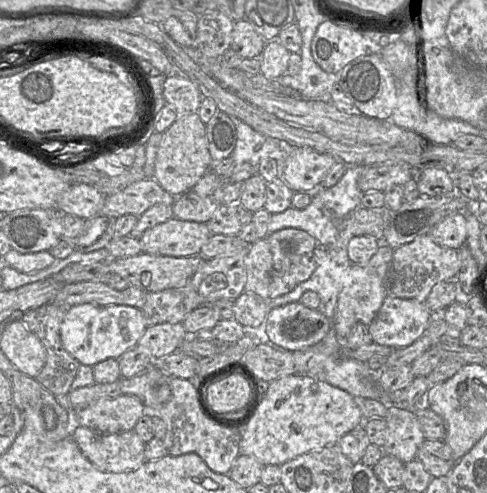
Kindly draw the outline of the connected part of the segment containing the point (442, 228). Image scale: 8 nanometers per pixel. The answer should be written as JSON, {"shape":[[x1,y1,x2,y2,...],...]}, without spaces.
{"shape":[[454,213,441,220,430,232,429,236,439,245,460,249,467,239,467,214]]}

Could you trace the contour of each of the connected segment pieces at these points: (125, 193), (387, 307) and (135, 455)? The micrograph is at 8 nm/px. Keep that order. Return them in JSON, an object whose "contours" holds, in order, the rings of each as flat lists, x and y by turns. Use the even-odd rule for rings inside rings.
{"contours":[[[145,178,141,181,130,184,121,191,105,196,101,215,110,218,116,218,126,214,133,214,139,217,151,206,159,203,172,204,176,198,164,190,162,186,153,178]],[[387,296,374,319,367,325,372,342,393,348,409,346,426,333,430,312,424,302]],[[79,426,72,437,85,457,101,471,129,472,146,461,146,443,133,430,101,433]]]}

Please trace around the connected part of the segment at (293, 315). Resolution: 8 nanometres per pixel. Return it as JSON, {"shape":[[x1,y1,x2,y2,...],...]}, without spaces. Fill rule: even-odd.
{"shape":[[288,303,269,310,263,330,270,343,287,351,300,351,319,344,331,329,330,321,317,309,304,307,301,303]]}

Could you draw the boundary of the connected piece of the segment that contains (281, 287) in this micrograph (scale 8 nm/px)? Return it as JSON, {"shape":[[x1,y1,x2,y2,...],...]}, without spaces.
{"shape":[[284,228,265,237,272,254,271,281,269,294,278,297,291,292,297,285,308,280,318,264,323,261,329,249,322,246,309,233,296,229]]}

